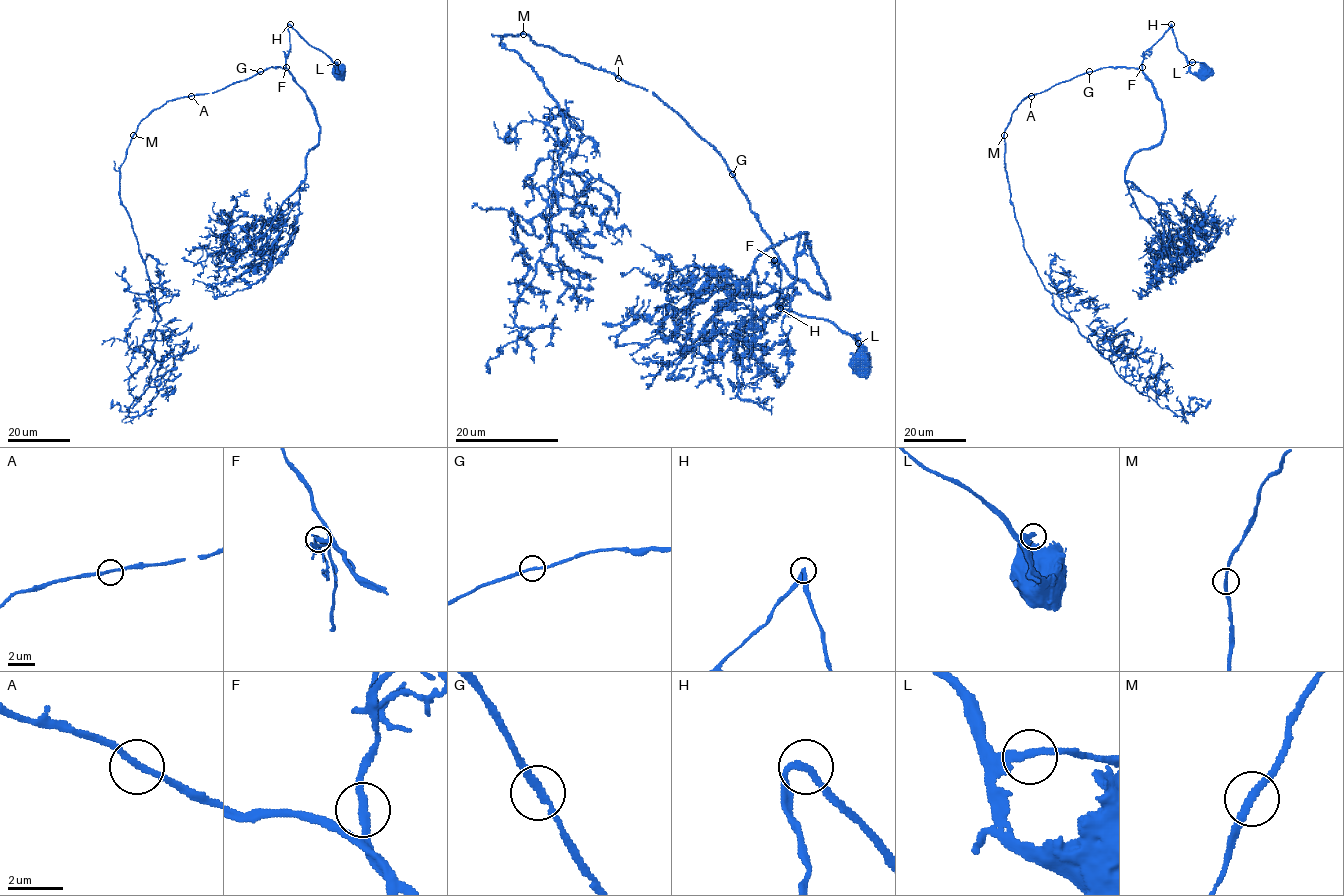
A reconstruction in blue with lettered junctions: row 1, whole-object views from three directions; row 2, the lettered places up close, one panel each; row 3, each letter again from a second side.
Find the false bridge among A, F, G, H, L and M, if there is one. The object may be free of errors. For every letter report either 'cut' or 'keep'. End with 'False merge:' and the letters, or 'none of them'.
A: keep
F: keep
G: keep
H: keep
L: keep
M: keep
False merge: none of them

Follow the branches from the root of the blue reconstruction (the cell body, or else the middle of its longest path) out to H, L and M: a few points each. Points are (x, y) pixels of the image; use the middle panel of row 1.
H: (858, 363), (862, 351), (862, 342), (858, 338), (843, 333), (828, 320), (780, 309)
L: (858, 363), (855, 360), (858, 344)
M: (858, 363), (858, 338), (828, 320), (776, 307), (780, 269), (771, 239), (712, 146), (652, 92), (523, 34)

